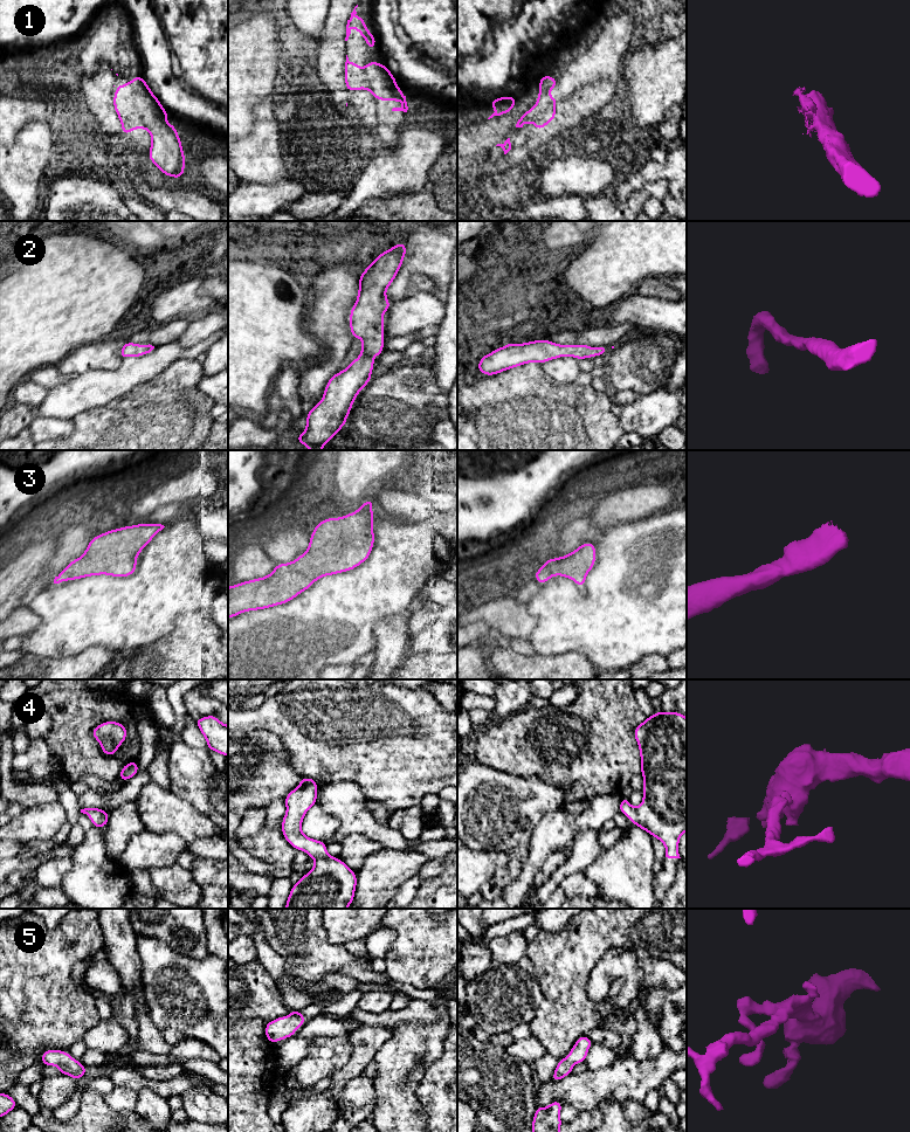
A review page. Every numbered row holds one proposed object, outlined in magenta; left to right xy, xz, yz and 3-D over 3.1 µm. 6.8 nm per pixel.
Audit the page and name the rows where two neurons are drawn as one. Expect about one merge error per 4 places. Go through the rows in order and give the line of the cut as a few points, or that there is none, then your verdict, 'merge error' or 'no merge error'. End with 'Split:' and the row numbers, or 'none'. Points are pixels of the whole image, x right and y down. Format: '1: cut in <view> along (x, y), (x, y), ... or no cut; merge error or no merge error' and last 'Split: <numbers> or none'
1: cut in xy along (137, 103), (151, 97), (160, 107), (159, 115), (164, 121); merge error
2: no cut; no merge error
3: no cut; no merge error
4: no cut; no merge error
5: no cut; no merge error
Split: 1

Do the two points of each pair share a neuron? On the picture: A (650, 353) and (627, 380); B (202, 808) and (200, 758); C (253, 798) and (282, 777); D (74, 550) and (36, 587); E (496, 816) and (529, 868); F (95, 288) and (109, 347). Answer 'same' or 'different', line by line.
A: same
B: same
C: same
D: same
E: different
F: different

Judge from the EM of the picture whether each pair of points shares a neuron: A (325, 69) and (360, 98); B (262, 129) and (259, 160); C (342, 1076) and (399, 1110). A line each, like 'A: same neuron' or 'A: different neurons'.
A: different neurons
B: same neuron
C: different neurons

